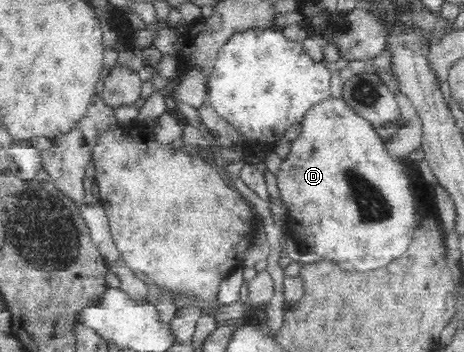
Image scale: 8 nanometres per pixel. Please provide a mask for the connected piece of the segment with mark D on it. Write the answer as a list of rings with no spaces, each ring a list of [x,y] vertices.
[[[331,97],[312,106],[305,113],[300,123],[302,126],[300,135],[290,142],[289,154],[284,158],[283,164],[279,166],[279,172],[277,172],[277,186],[283,199],[282,203],[287,208],[287,233],[293,232],[293,234],[297,234],[297,236],[292,237],[293,240],[305,244],[305,250],[309,254],[313,252],[313,254],[319,255],[319,258],[334,262],[337,266],[348,268],[350,271],[365,272],[375,270],[375,268],[381,268],[381,266],[389,264],[393,258],[400,257],[411,244],[415,232],[415,224],[417,224],[414,196],[411,193],[411,178],[405,172],[405,166],[402,166],[401,160],[395,160],[392,156],[389,156],[385,142],[379,138],[373,125],[362,116],[359,116],[342,97]]]

